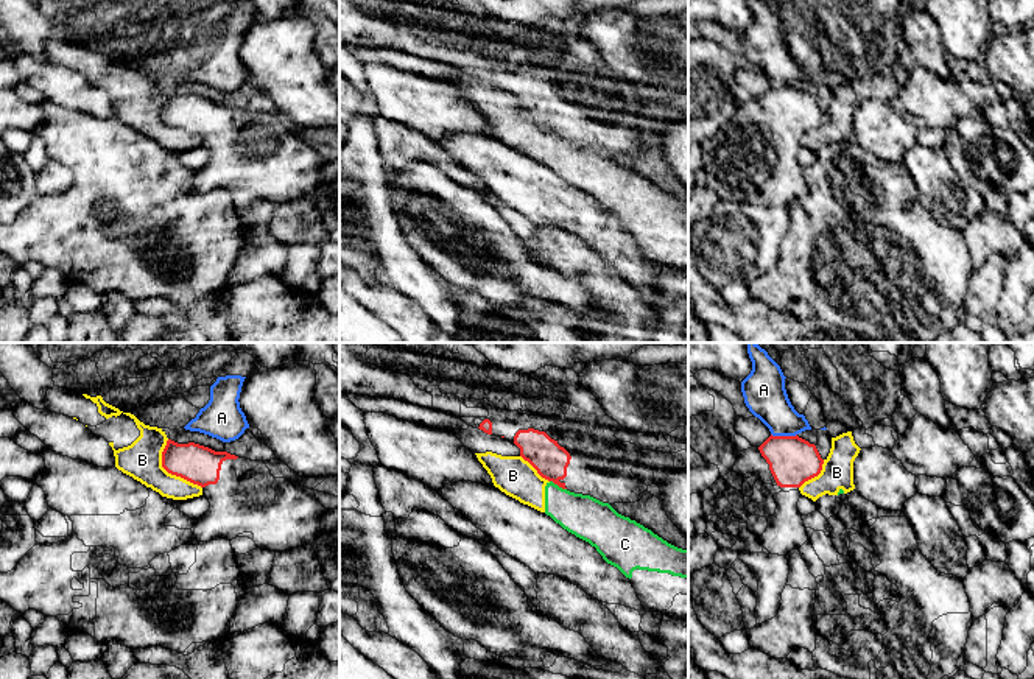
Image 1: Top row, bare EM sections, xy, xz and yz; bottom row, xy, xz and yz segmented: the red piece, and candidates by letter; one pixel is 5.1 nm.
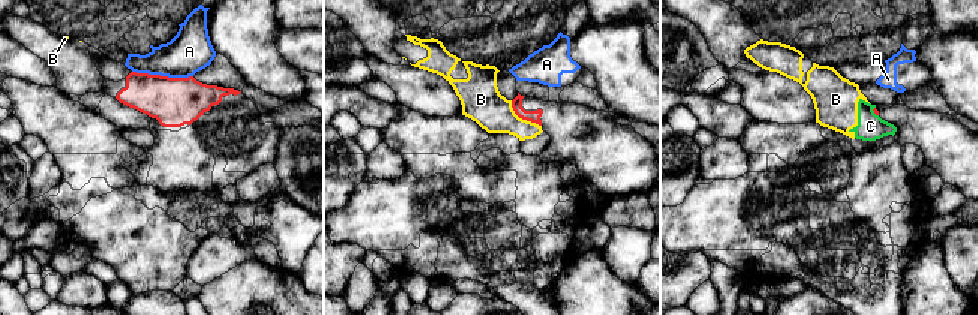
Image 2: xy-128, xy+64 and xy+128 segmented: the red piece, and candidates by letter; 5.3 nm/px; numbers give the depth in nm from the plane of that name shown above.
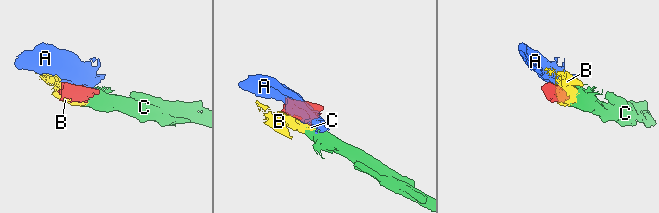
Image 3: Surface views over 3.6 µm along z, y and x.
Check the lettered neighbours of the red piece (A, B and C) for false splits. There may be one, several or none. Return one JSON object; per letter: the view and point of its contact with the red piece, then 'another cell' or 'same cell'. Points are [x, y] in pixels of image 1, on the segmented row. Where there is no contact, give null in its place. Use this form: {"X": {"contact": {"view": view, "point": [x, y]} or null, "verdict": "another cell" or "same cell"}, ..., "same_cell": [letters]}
{"A": {"contact": {"view": "yz", "point": [784, 436]}, "verdict": "another cell"}, "B": {"contact": {"view": "xy", "point": [168, 472]}, "verdict": "another cell"}, "C": {"contact": {"view": "xz", "point": [558, 485]}, "verdict": "another cell"}, "same_cell": []}

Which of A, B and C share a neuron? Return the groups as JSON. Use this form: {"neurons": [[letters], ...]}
{"neurons": [["A"], ["B", "C"]]}

